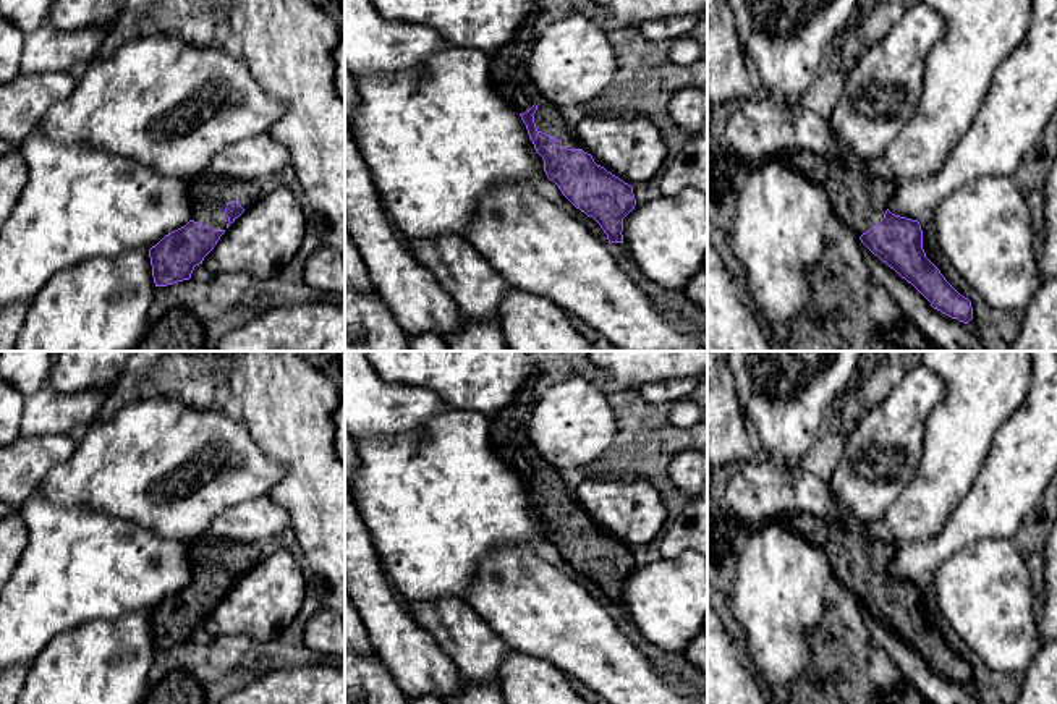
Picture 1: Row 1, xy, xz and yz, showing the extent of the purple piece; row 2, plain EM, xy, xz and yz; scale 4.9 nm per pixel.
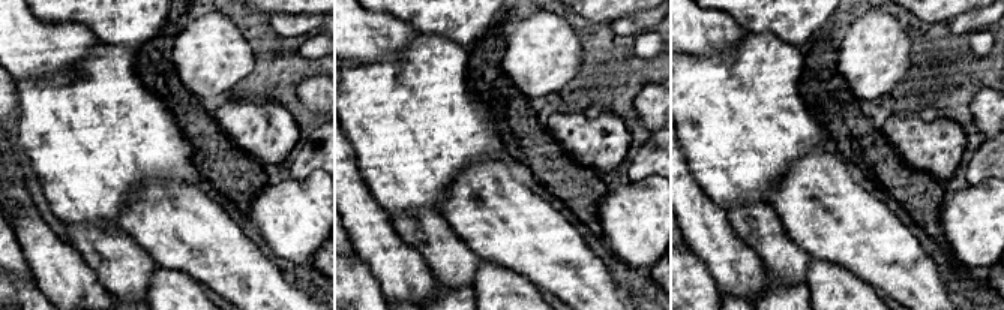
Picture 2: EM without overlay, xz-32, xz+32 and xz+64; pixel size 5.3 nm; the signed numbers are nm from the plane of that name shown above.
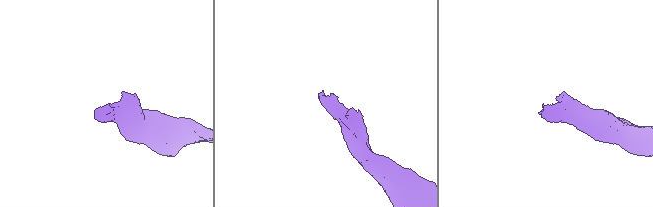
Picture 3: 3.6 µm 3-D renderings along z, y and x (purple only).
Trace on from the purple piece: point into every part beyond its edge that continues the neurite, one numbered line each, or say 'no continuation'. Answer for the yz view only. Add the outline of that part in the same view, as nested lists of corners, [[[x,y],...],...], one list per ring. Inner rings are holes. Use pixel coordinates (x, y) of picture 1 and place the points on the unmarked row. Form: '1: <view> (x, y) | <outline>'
1: yz (858, 560) | [[[783,513],[783,523],[806,542],[819,545],[830,573],[855,597],[861,599],[884,581],[892,545],[872,534],[809,513]]]

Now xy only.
1: xy (209, 555) | [[[206,534],[188,542],[193,579],[191,583],[212,591],[227,592],[228,579],[223,578],[230,563],[238,563],[249,571],[261,562],[261,544],[241,544]]]

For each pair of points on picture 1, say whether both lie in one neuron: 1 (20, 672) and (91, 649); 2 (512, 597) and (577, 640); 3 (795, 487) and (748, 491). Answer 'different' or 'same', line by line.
1: different
2: same
3: same

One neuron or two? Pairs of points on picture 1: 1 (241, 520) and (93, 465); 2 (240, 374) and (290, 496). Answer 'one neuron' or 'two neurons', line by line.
1: two neurons
2: one neuron

